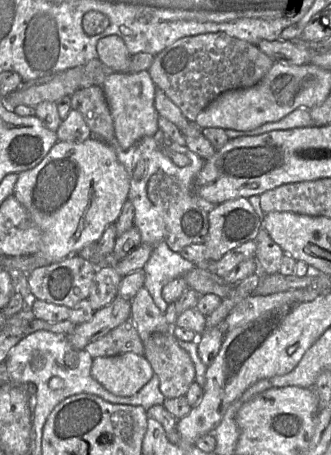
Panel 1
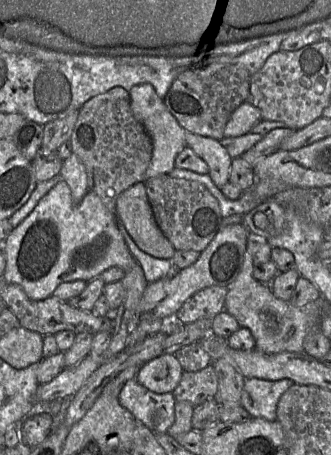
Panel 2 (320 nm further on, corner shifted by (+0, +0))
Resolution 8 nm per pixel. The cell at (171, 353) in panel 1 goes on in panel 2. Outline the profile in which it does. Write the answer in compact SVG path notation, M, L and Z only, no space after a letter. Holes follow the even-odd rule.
M212 364L196 372L183 371L179 384L172 394L177 401L197 406L216 397L218 379Z

